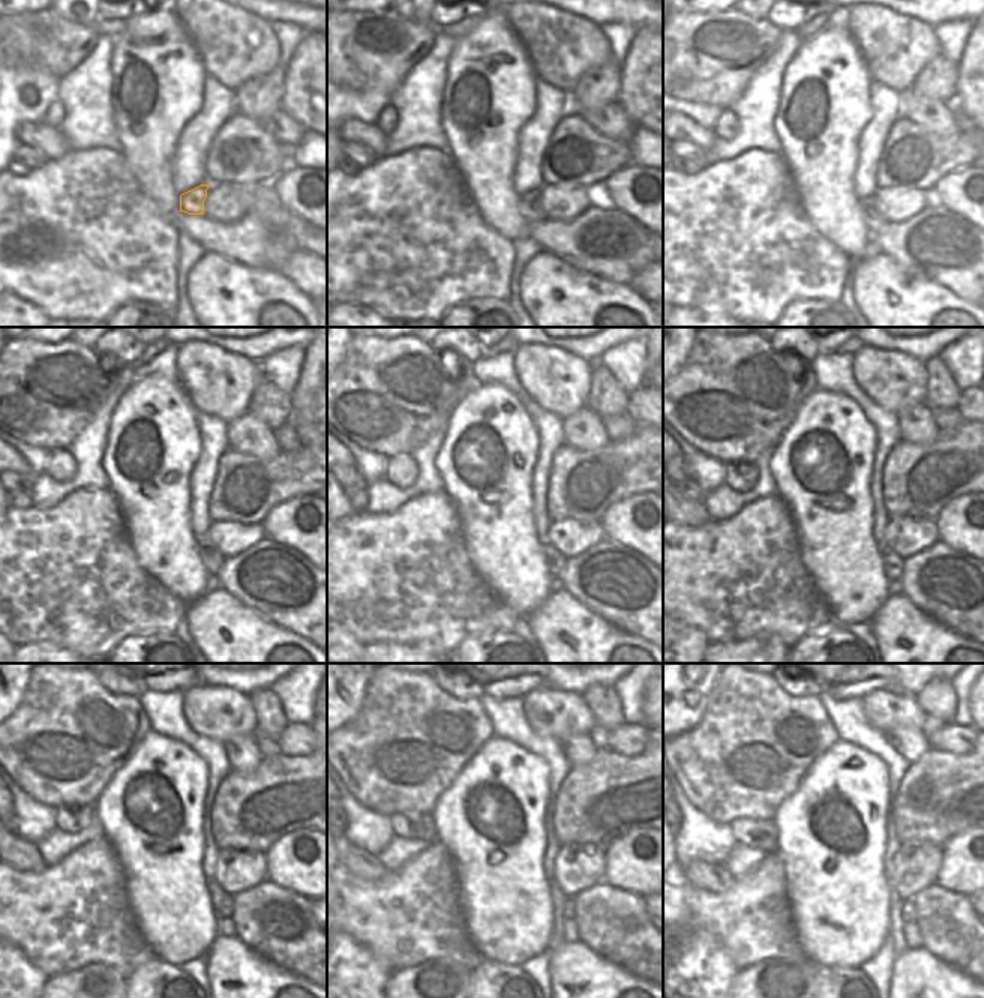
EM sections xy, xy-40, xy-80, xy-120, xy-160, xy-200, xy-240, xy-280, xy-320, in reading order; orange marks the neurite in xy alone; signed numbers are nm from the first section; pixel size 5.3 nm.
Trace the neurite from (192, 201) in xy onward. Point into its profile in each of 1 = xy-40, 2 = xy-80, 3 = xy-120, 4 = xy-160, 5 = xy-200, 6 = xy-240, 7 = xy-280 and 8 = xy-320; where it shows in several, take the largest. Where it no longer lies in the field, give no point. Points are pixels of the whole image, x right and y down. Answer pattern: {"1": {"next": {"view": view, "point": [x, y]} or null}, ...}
{"1": {"next": {"view": "xy-40", "point": [530, 206]}}, "2": {"next": {"view": "xy-80", "point": [870, 212]}}, "3": {"next": {"view": "xy-120", "point": [210, 557]}}, "4": {"next": {"view": "xy-160", "point": [555, 562]}}, "5": {"next": {"view": "xy-200", "point": [893, 565]}}, "6": {"next": {"view": "xy-240", "point": [221, 901]}}, "7": {"next": {"view": "xy-280", "point": [558, 899]}}, "8": {"next": {"view": "xy-320", "point": [896, 902]}}}

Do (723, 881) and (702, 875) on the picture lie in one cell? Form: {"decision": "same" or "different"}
{"decision": "same"}

